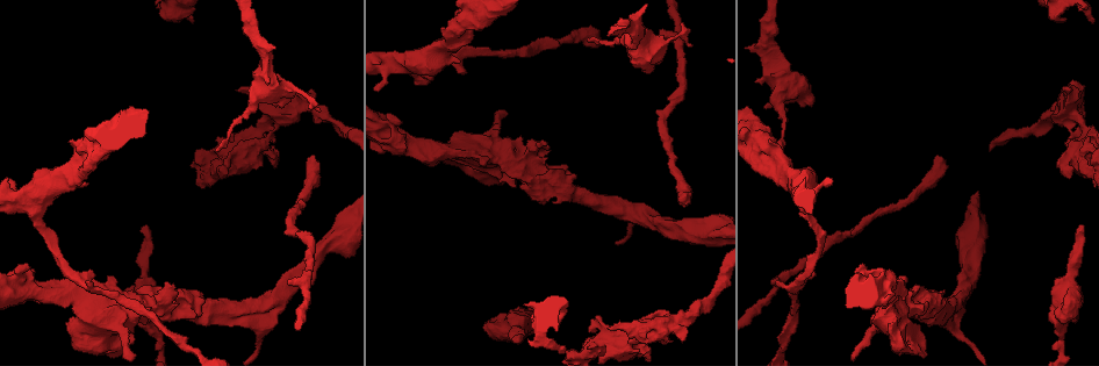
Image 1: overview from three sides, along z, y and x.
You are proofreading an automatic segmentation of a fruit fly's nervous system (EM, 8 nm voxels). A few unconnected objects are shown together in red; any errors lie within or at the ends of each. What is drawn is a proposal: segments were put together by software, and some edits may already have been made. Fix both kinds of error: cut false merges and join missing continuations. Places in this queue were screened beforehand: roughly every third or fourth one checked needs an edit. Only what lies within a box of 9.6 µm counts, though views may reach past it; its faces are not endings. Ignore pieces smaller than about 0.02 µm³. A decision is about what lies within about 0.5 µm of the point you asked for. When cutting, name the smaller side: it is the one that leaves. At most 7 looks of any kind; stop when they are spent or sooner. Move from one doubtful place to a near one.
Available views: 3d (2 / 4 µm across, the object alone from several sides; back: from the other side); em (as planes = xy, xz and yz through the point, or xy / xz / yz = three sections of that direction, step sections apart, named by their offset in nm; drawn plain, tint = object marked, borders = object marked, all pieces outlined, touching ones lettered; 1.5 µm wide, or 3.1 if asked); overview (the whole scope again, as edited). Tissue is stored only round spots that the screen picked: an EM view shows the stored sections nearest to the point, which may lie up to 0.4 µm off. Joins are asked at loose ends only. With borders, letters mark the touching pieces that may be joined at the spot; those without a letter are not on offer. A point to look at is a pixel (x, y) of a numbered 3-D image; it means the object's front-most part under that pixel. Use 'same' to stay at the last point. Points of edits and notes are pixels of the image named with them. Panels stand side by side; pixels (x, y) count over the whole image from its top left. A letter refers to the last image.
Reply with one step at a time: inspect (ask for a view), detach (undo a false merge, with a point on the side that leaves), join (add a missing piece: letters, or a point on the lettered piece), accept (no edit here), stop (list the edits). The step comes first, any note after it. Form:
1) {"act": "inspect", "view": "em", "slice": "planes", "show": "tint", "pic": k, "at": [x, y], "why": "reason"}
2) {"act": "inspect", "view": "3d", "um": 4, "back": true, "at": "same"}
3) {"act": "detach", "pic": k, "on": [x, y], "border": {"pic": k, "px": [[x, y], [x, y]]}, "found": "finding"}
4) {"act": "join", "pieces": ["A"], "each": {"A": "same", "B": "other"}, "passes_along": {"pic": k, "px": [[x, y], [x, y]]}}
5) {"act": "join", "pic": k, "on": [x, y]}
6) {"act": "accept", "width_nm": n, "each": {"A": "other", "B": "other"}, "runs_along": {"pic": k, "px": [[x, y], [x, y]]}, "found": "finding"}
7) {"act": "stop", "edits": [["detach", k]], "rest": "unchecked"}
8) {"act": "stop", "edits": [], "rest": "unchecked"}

{"act": "inspect", "view": "3d", "um": 2, "pic": 1, "at": [938, 157], "why": "thick end"}

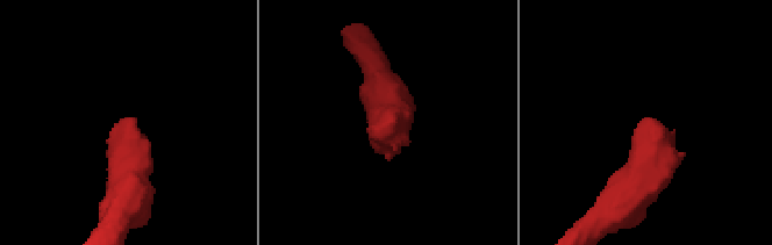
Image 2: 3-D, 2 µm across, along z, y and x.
{"act": "inspect", "view": "em", "slice": "planes", "show": "borders", "pic": 2, "at": [131, 120], "why": "shape alone is not enough"}

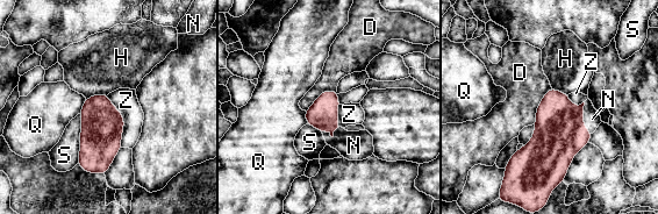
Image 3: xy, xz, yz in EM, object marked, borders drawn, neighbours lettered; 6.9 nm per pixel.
{"act": "join", "pieces": ["N"], "each": {"D": "other", "H": "other", "N": "same", "Q": "other", "S": "other", "Z": "other"}, "passes_along": {"pic": 3, "px": [[559, 133], [583, 118], [592, 119]]}, "found": "the neuron continues"}

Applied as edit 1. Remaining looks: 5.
{"act": "inspect", "view": "overview", "why": "see it whole again"}

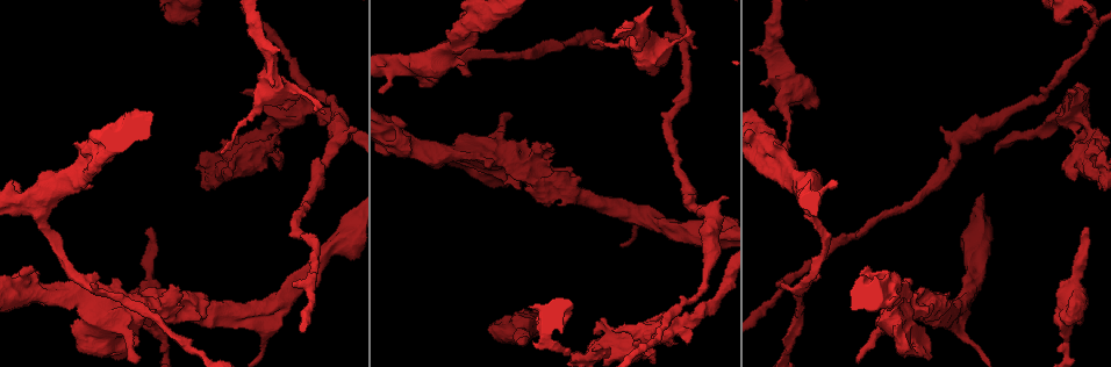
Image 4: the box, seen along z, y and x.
{"act": "inspect", "view": "3d", "um": 2, "pic": 4, "at": [686, 344], "why": "thick end"}

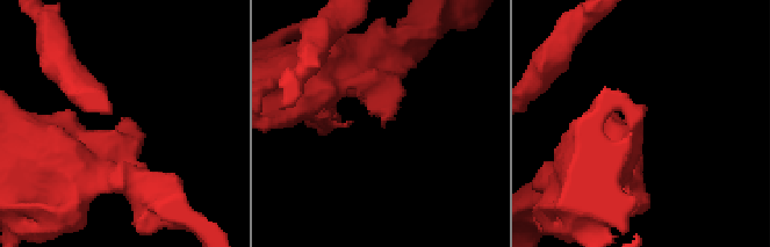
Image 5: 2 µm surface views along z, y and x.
{"act": "inspect", "view": "em", "slice": "yz", "step": 8, "show": "tint", "pic": 5, "at": [120, 123]}

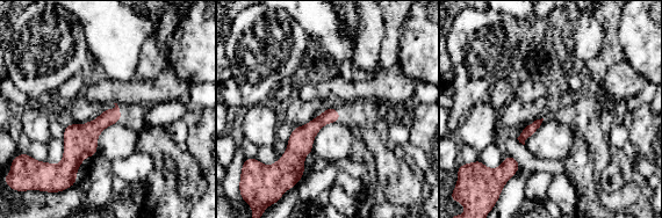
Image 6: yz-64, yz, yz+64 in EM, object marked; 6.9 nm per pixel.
{"act": "inspect", "view": "em", "slice": "planes", "show": "borders", "at": "same", "why": "another direction"}

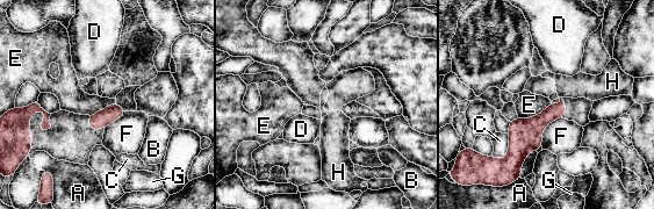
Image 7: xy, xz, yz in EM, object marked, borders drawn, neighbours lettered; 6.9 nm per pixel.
{"act": "accept", "each": {"A": "other", "B": "other", "C": "other", "D": "other", "E": "other", "F": "other", "G": "other", "H": "other"}, "border": {"pic": 7, "px": [[551, 101], [537, 114], [518, 117]]}, "found": "no lettered piece goes on from it"}

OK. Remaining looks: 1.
{"act": "stop", "edits": [["join", 3]], "rest": "unchecked"}

